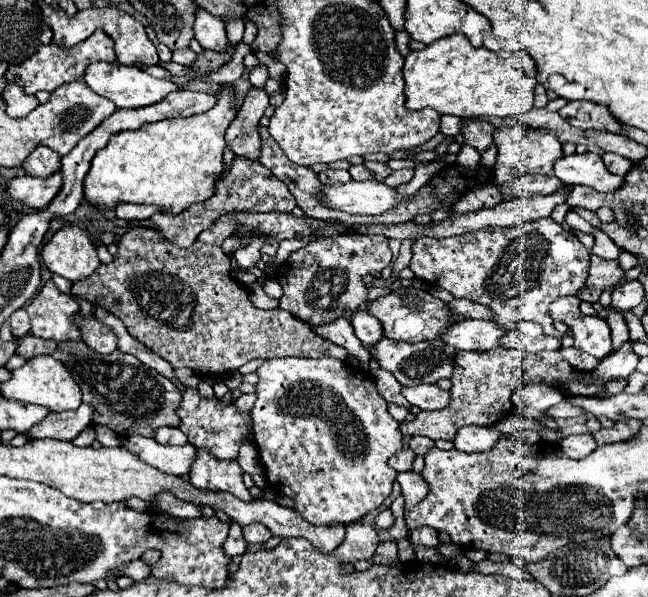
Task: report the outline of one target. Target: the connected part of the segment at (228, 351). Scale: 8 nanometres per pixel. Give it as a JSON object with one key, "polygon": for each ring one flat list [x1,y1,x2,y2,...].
{"polygon":[[130,226,128,232,118,240,118,254,110,264,102,264,92,276,74,282,72,294,100,304,118,316,128,332,140,340,154,354,162,356,172,368,190,368,198,376,224,376,236,372,242,364,252,358,324,358,334,356,346,360,346,348,318,336,310,324,300,322,296,316,274,308,260,310,250,302,244,286,230,276,230,256,216,244,196,240,190,248,176,248,166,242,156,230,144,226]]}

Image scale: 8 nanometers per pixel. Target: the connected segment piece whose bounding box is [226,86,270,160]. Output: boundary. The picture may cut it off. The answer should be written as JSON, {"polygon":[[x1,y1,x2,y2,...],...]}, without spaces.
{"polygon":[[250,88,244,98,236,118,232,120,226,132,226,146,236,154,250,160,258,160,260,156,260,134,258,122,270,105,270,96,264,88]]}

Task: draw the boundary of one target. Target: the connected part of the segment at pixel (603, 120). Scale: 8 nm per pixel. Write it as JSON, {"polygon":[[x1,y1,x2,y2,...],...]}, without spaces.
{"polygon":[[572,100,568,102,564,108,560,108,560,116,582,130,588,128,596,128,596,130,608,130,618,134,620,132,620,122,616,122,616,118,610,116,610,112,606,112,604,106,598,106,590,100]]}

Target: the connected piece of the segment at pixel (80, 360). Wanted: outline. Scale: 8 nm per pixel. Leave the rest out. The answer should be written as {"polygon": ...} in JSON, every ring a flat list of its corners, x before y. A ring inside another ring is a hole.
{"polygon":[[24,336,18,344,18,354,22,354,24,358,34,358,38,354,54,354,56,360,62,360,68,370,72,372,72,376,76,378,76,382,80,384,82,388,82,400,92,404,96,408,96,418,92,422,96,424,104,424,108,426,112,432,116,432,118,436,132,436,132,434,140,434,140,436,146,436,146,438,154,438,156,430,162,428,162,426,180,426,180,420,178,420,178,406,182,402,180,398,180,390,178,386,164,378,160,372,144,366,138,358,130,356,130,354,124,354,120,350,112,352,112,354,98,354,94,352,92,348,88,348,84,342,64,342,64,344,58,344,52,342,52,340,42,340,42,338,36,338,36,336]]}

